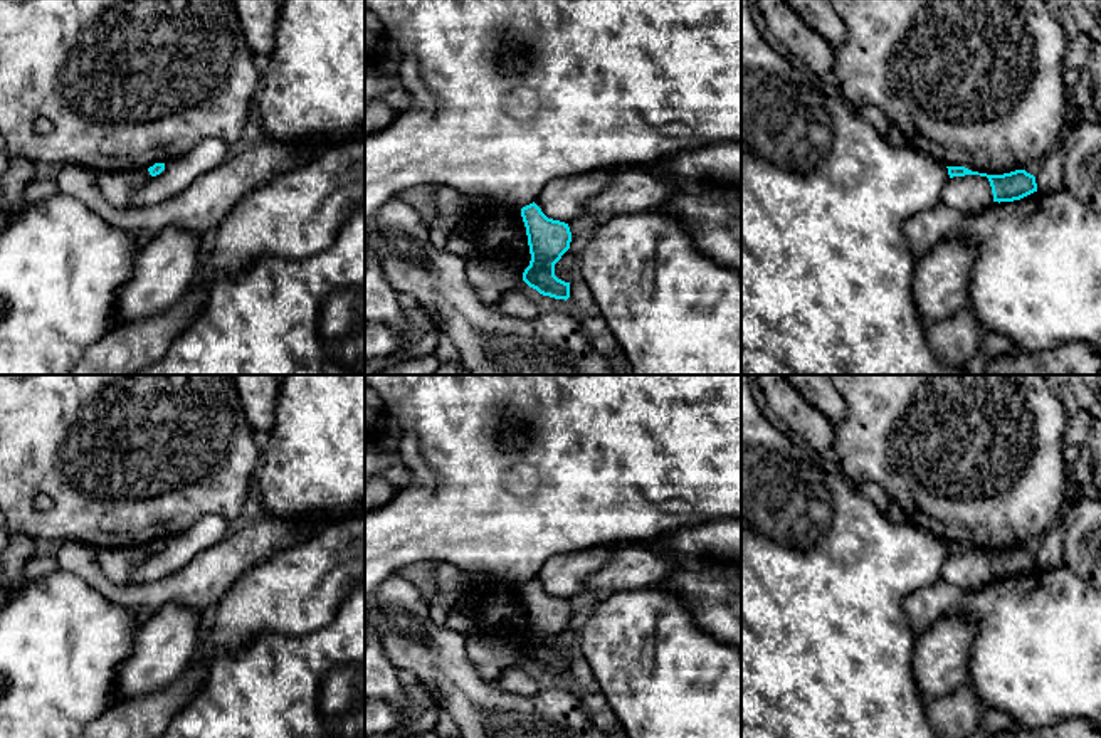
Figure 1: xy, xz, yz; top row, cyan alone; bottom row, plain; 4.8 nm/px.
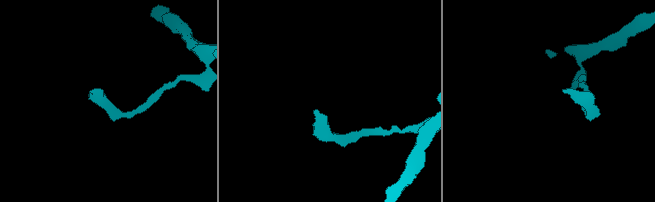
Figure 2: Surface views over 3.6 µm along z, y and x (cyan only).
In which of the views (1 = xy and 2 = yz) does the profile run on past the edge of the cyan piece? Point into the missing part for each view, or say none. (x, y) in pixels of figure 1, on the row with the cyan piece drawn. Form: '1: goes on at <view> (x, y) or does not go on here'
1: does not go on here
2: does not go on here

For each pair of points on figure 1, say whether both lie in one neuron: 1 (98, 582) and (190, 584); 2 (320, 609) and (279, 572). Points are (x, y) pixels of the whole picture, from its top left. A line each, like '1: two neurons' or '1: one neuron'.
1: one neuron
2: one neuron

